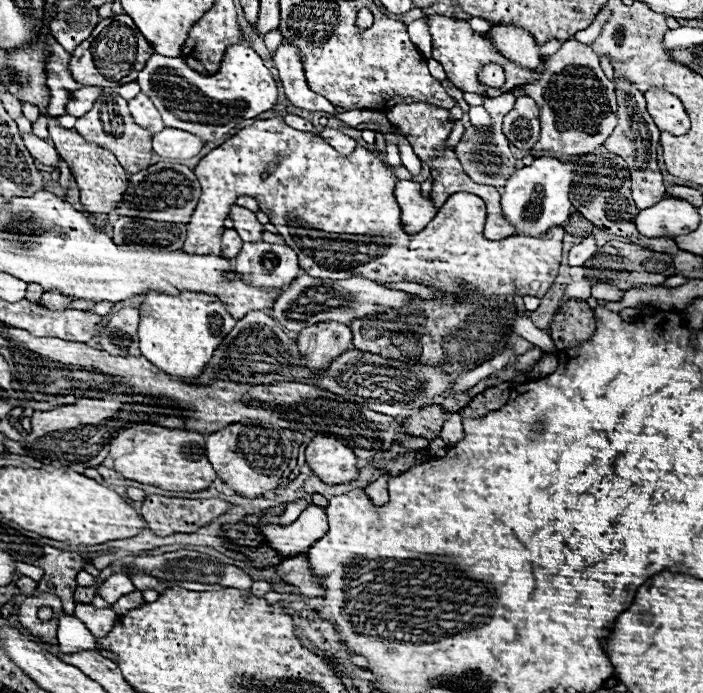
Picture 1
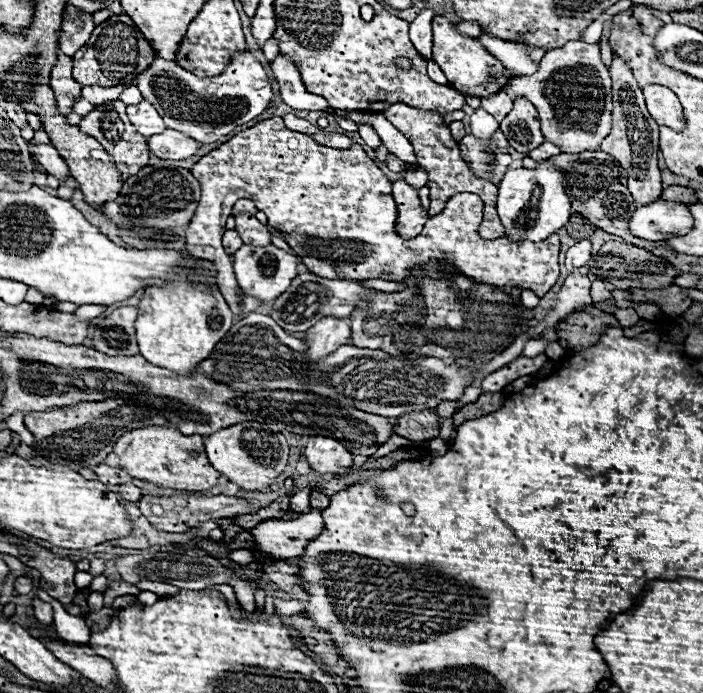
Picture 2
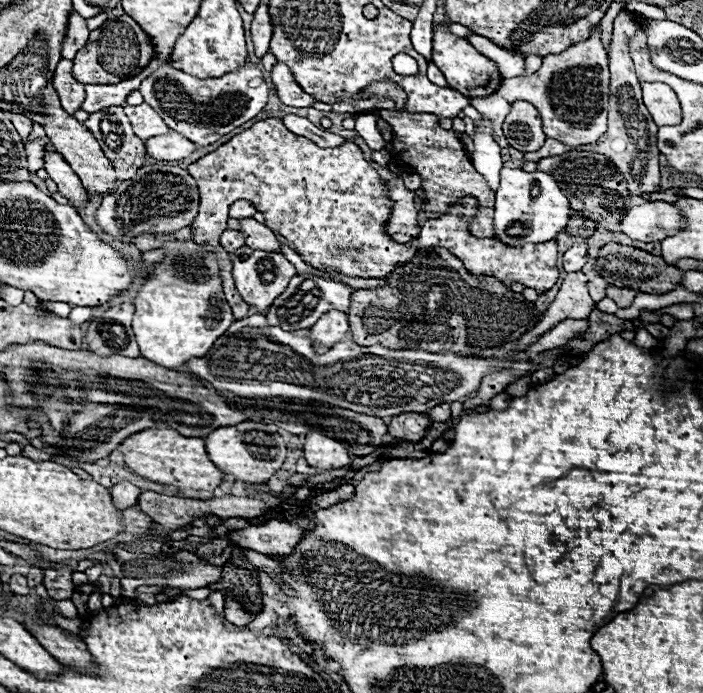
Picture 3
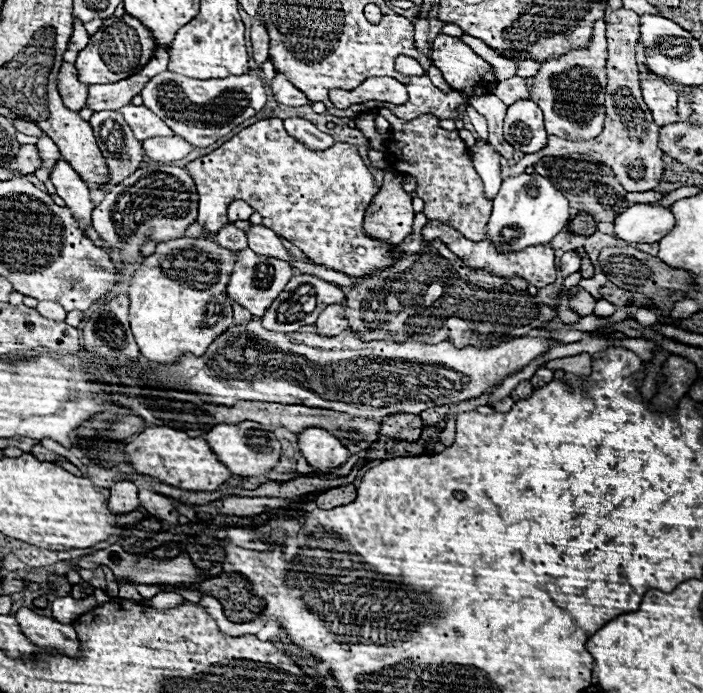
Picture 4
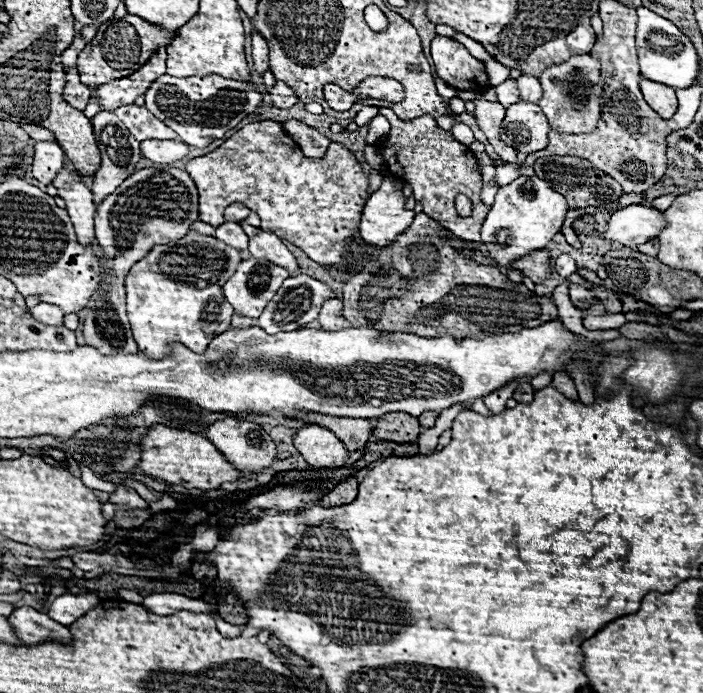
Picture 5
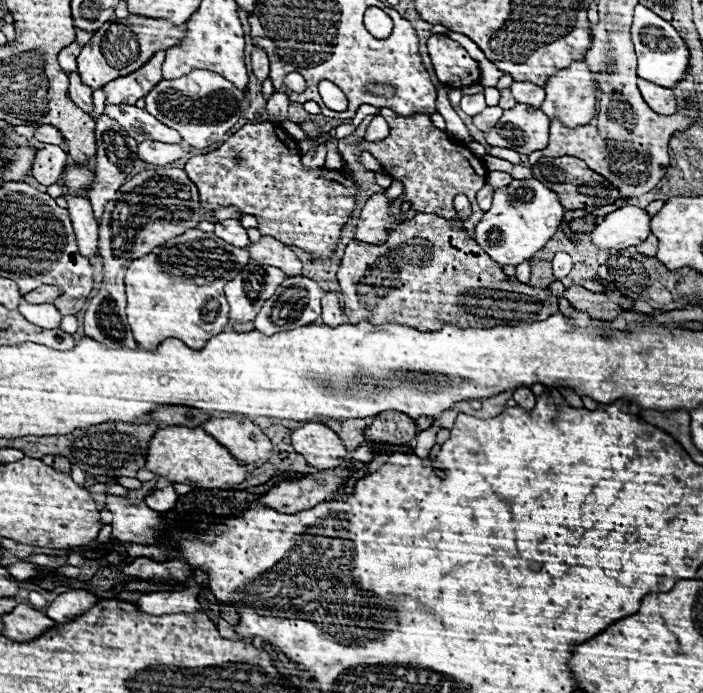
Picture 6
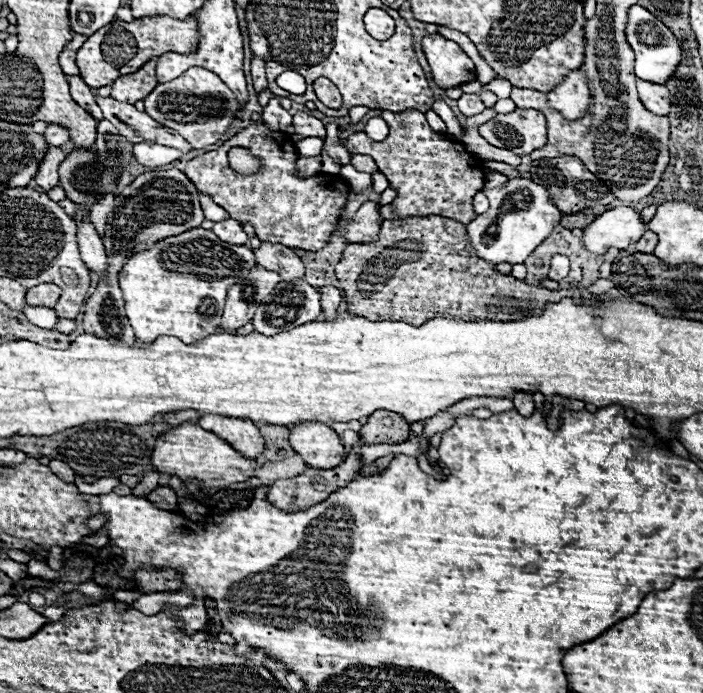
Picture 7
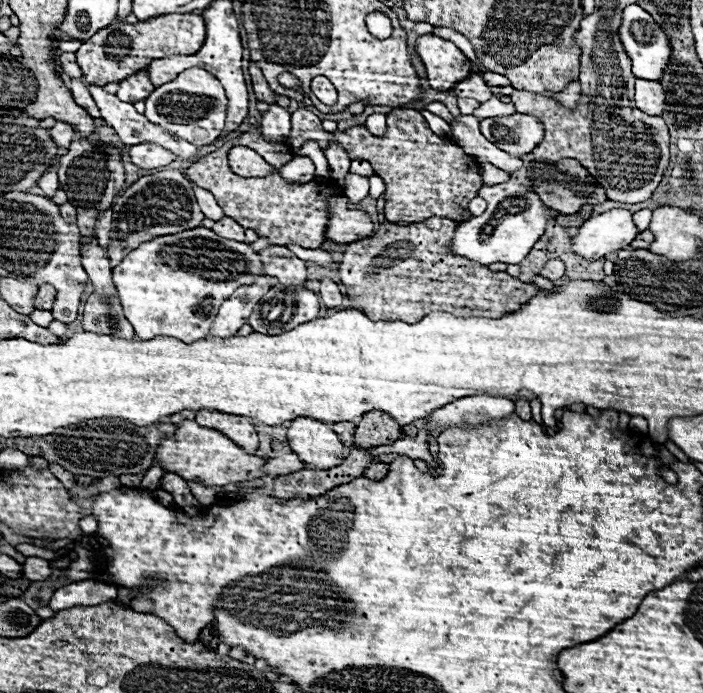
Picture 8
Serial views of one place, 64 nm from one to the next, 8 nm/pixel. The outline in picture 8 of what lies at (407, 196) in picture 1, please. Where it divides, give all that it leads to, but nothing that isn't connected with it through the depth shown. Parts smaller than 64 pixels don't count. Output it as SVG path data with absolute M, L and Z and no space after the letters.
M332 196L330 204L330 224L326 238L338 244L350 244L370 238L374 232L374 222L364 210L348 210L346 196Z

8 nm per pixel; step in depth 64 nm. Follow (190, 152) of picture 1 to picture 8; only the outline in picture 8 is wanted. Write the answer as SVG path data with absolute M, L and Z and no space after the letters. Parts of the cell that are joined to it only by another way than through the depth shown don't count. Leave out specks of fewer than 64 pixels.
M136 144L130 150L130 158L138 168L160 168L166 166L170 162L176 160L176 154L172 154L170 150L164 150L158 144Z

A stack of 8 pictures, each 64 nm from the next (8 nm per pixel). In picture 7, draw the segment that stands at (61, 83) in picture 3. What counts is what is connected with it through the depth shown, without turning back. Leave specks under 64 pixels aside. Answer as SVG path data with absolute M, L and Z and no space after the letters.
M70 76L68 82L70 82L70 94L72 94L74 102L84 106L84 110L88 110L96 120L100 120L102 112L100 112L100 108L96 104L96 98L94 98L92 90L88 88L88 84L84 84L84 80L80 76Z

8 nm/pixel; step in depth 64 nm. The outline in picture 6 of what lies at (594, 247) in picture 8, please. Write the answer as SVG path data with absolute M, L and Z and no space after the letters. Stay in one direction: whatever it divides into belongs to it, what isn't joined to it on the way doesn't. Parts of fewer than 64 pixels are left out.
M626 204L604 216L604 220L590 232L590 236L598 248L622 250L628 246L638 246L652 234L650 220L652 216L644 208Z

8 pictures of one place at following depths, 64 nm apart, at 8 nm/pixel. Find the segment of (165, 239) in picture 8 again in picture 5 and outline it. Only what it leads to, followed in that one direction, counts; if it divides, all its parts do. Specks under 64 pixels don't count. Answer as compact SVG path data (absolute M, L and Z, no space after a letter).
M188 232L178 242L154 246L140 262L136 262L126 276L126 284L128 284L130 328L132 328L134 340L138 342L140 352L148 354L148 358L164 358L164 354L168 354L168 346L172 346L172 342L180 342L192 352L202 354L208 342L216 334L222 334L224 330L228 330L234 310L222 296L222 286L236 272L240 258L242 258L240 250L230 248L224 242L218 242L214 236Z

